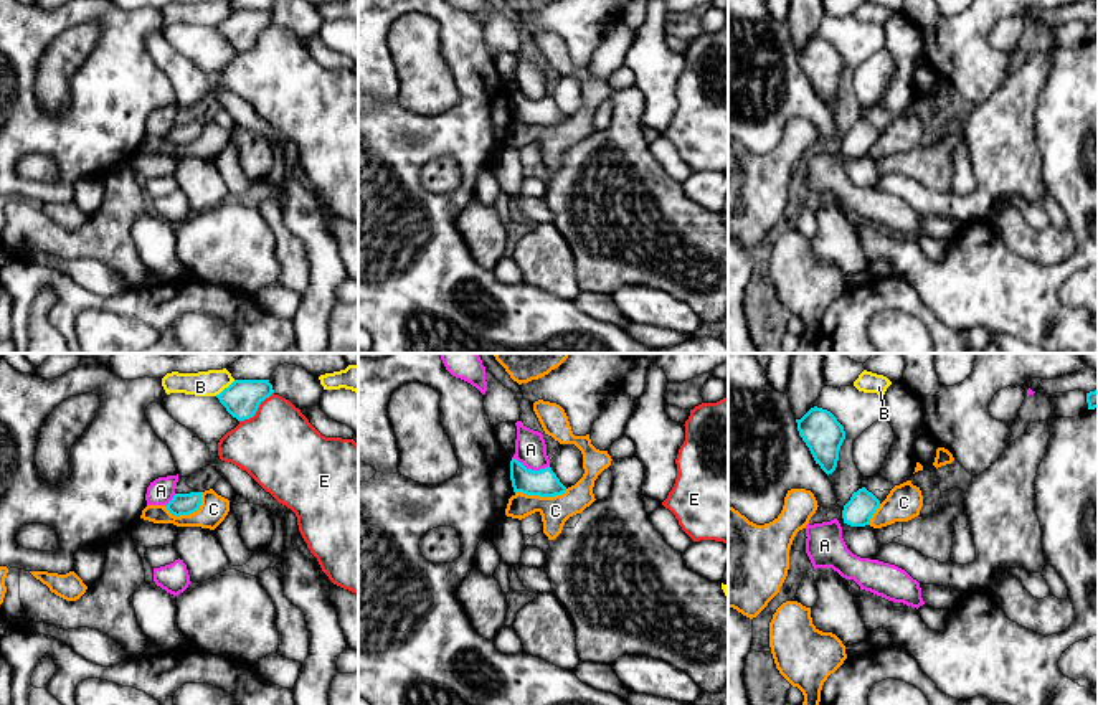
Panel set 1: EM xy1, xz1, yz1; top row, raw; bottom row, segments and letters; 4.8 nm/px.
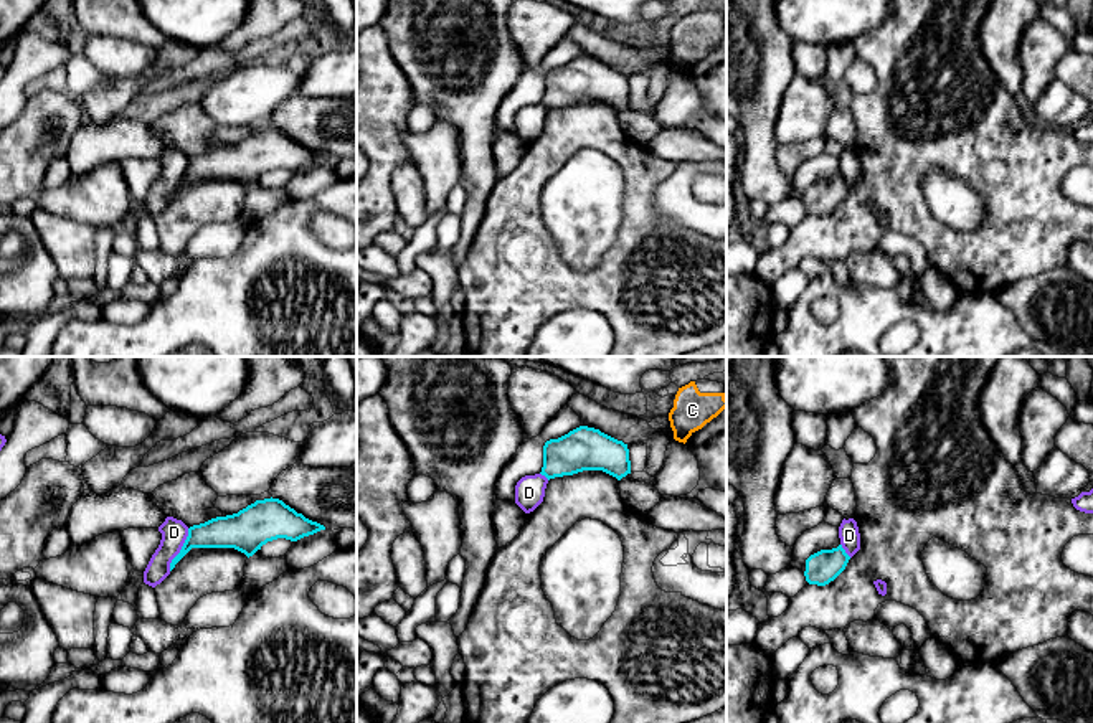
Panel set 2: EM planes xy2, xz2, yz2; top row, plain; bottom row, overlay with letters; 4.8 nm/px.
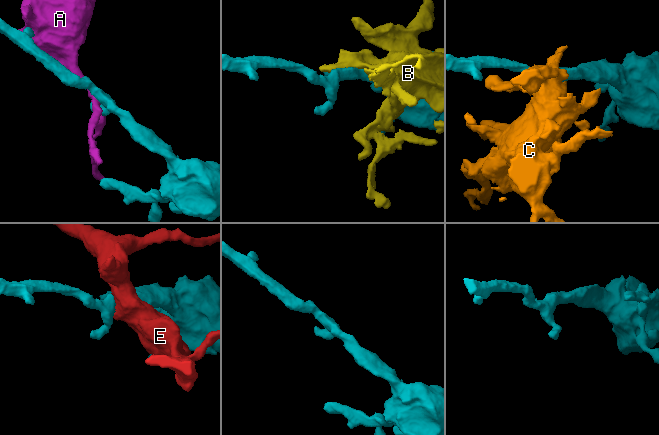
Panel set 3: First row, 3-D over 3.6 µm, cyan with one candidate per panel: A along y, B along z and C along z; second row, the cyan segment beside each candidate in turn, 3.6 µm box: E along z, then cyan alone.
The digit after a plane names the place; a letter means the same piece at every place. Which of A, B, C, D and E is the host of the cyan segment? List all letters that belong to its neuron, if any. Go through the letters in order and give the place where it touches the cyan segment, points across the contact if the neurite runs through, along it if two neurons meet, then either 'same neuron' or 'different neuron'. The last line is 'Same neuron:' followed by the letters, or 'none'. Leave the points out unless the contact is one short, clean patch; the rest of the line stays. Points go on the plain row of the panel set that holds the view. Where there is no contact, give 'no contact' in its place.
A: contact xz1 (530, 99); border xz1 (512, 88), (532, 99), (548, 96); different neuron
B: contact xy1 (225, 18); different neuron
C: contact xz1 (540, 126); border xz1 (567, 119), (557, 126), (527, 126), (515, 121); different neuron
D: contact xy2 (180, 180); border xy2 (189, 159), (189, 165), (169, 200); different neuron
E: contact xy1 (256, 40); different neuron
Same neuron: none

